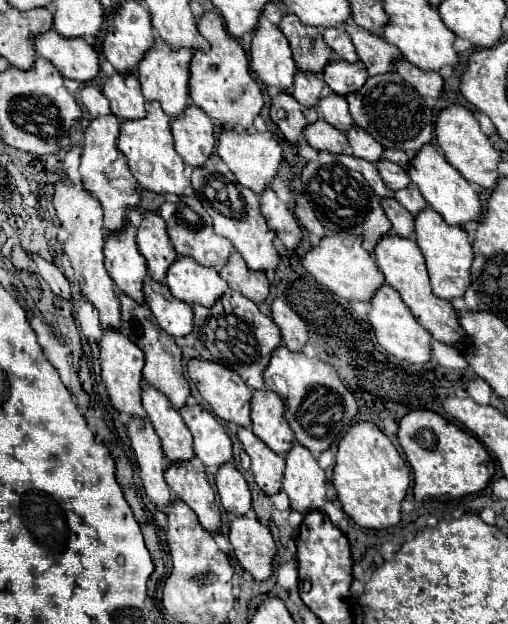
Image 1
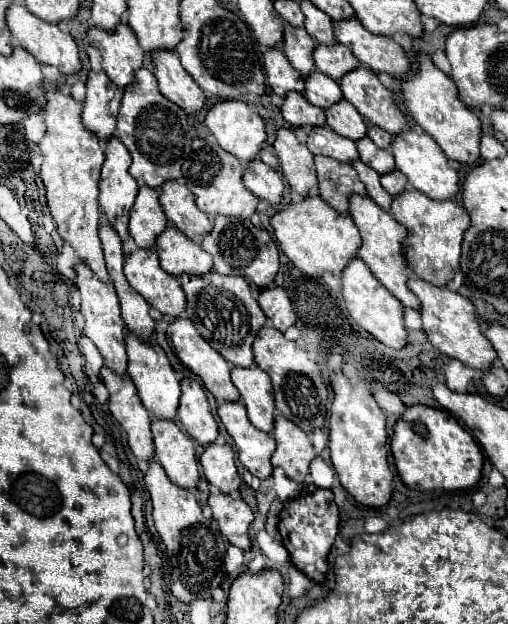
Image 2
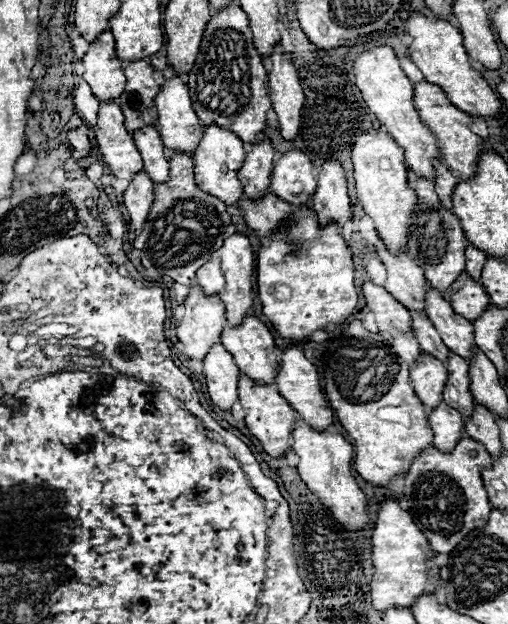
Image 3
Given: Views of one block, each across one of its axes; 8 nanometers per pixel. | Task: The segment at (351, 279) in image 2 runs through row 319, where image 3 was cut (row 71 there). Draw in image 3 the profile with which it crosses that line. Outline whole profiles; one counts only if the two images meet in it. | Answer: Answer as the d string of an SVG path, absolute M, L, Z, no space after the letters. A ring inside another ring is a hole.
M378 44L374 48L368 48L362 54L358 54L358 58L352 64L352 70L356 76L356 86L362 92L362 98L368 104L368 108L376 114L382 126L386 126L392 138L406 150L408 168L414 174L420 174L432 180L434 178L432 158L440 158L438 144L434 134L426 126L422 126L418 118L418 112L412 104L412 82L402 72L394 50L388 44Z

